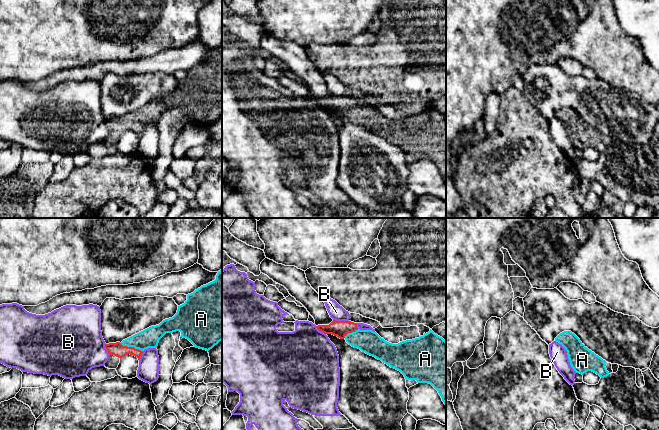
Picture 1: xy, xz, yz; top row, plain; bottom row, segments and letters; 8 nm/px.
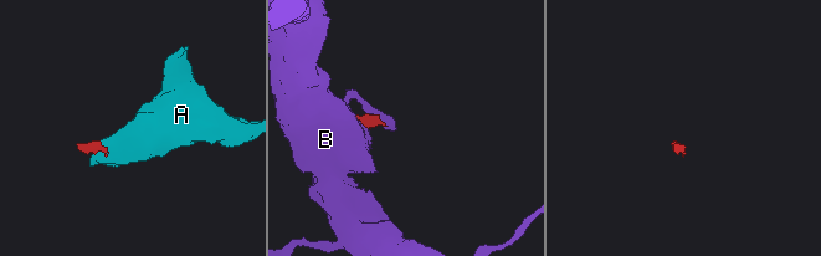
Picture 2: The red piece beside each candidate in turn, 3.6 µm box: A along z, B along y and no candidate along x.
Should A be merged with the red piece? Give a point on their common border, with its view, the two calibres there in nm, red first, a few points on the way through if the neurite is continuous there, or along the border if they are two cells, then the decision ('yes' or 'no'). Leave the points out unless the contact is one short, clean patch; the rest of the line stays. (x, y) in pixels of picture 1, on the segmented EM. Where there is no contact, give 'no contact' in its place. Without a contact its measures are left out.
meets red in xy at (131, 347); 110 nm thick on the red side, 160 nm on the other; runs through xy (117, 349), (131, 347), (149, 338); yes

